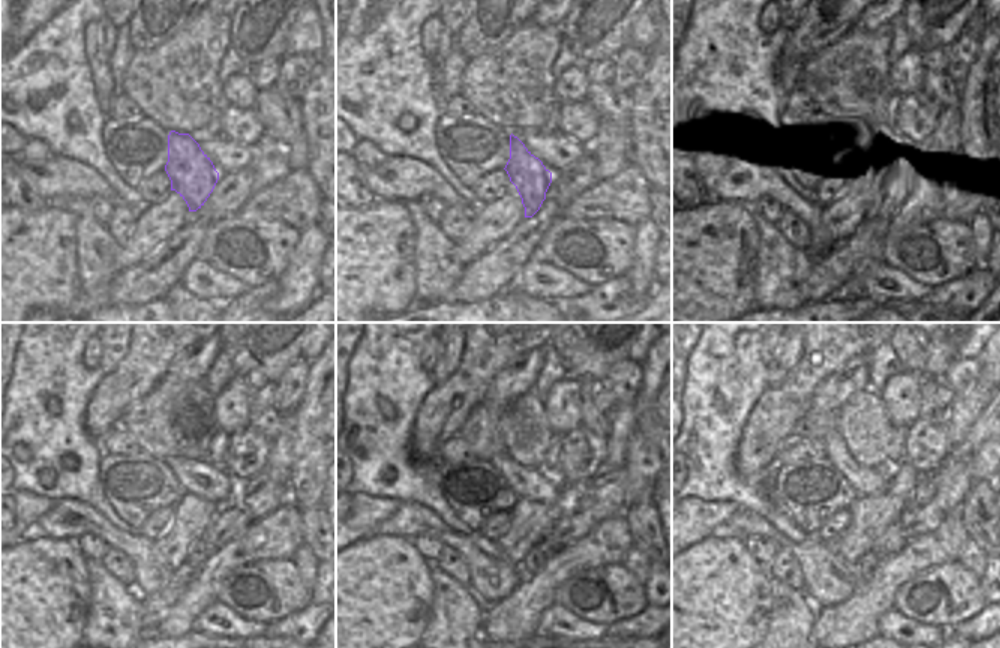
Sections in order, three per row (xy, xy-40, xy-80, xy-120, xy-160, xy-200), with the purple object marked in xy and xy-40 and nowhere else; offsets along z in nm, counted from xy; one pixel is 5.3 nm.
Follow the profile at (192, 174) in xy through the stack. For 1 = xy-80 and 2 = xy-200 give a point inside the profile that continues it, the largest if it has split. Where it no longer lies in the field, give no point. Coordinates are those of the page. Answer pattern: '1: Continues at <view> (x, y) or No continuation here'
1: Continues at xy-80 (876, 189)
2: Continues at xy-200 (867, 567)

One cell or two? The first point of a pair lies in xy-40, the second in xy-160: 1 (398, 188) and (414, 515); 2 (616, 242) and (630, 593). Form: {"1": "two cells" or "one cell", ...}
{"1": "one cell", "2": "one cell"}

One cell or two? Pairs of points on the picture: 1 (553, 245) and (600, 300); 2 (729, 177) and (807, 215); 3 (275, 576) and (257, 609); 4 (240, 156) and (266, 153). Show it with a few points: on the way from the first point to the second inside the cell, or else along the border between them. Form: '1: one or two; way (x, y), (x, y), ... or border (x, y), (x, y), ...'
1: two; border (622, 275), (591, 287)
2: one; way (748, 182), (769, 185), (787, 198)
3: one; way (275, 585), (272, 596), (266, 602)
4: two; border (254, 147), (251, 165)

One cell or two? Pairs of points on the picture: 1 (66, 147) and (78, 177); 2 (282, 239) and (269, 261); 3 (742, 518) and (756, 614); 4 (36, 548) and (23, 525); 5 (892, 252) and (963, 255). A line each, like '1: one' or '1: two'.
1: two
2: one
3: two
4: two
5: one

